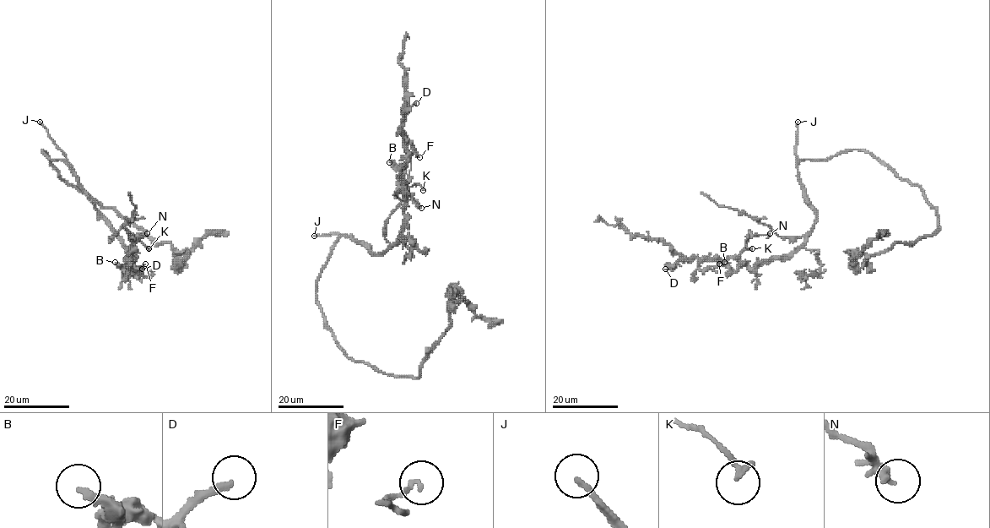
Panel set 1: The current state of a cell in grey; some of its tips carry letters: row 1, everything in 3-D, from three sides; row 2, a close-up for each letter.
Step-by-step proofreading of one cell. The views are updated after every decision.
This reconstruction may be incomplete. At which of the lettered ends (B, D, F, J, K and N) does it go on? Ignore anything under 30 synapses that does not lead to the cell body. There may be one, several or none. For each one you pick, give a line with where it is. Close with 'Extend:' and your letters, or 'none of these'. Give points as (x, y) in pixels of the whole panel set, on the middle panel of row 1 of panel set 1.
J: (314, 236)
Extend: J

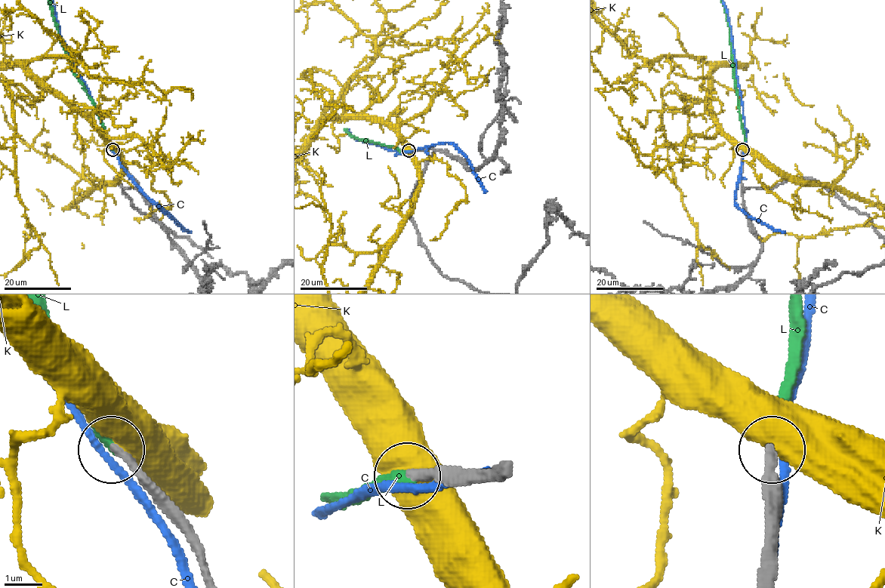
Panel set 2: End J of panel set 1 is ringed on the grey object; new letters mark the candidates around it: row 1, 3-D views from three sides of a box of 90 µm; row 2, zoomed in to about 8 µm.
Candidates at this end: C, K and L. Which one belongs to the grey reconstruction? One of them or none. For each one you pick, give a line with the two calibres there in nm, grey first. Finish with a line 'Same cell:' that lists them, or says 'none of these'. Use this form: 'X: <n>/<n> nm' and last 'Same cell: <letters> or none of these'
L: 240/280 nm
Same cell: L

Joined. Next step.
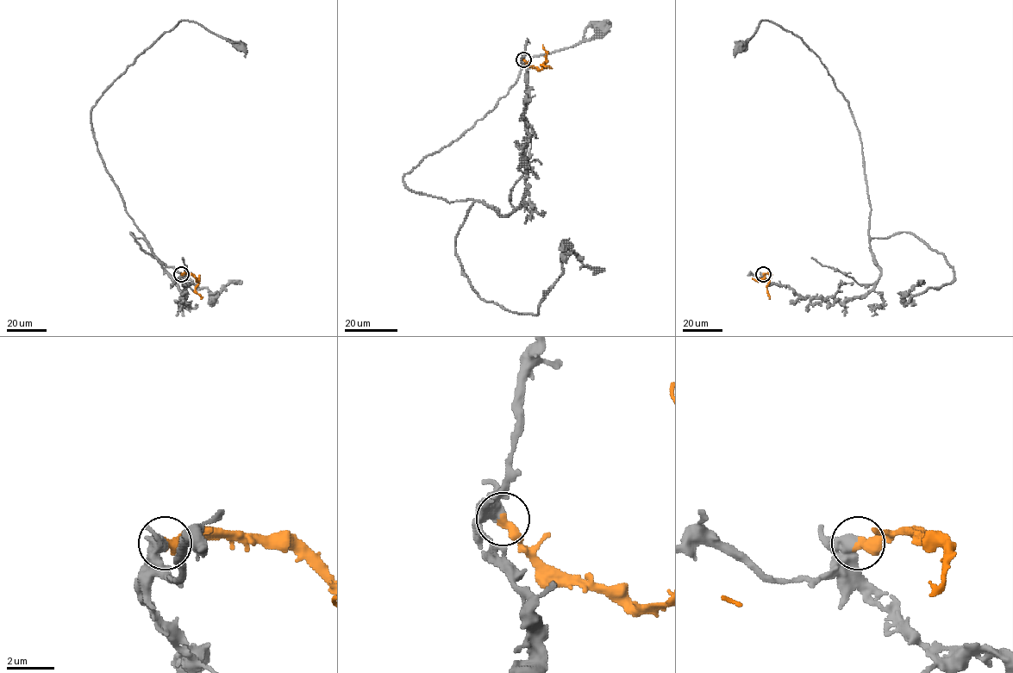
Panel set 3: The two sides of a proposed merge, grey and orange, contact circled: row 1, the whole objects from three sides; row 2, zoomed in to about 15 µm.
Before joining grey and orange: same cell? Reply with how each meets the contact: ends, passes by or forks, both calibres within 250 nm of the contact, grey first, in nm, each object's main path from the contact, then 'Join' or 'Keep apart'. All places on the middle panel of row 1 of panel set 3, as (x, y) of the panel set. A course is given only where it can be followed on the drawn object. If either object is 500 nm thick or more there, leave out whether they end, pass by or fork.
Thickness 600 nm (grey) against 440 nm. Course of grey: (523, 59), (519, 206), (501, 215), (408, 188), (403, 176), (494, 108), (533, 58), (603, 29). Course of orange: (523, 59), (539, 69), (546, 65), (543, 64), (550, 67). Join

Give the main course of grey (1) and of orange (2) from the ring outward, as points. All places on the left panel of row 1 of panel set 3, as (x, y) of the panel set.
1: (181, 274), (182, 302), (125, 209), (97, 149), (91, 110), (179, 21), (241, 46)
2: (181, 274), (189, 273), (196, 279), (196, 291), (202, 298)

